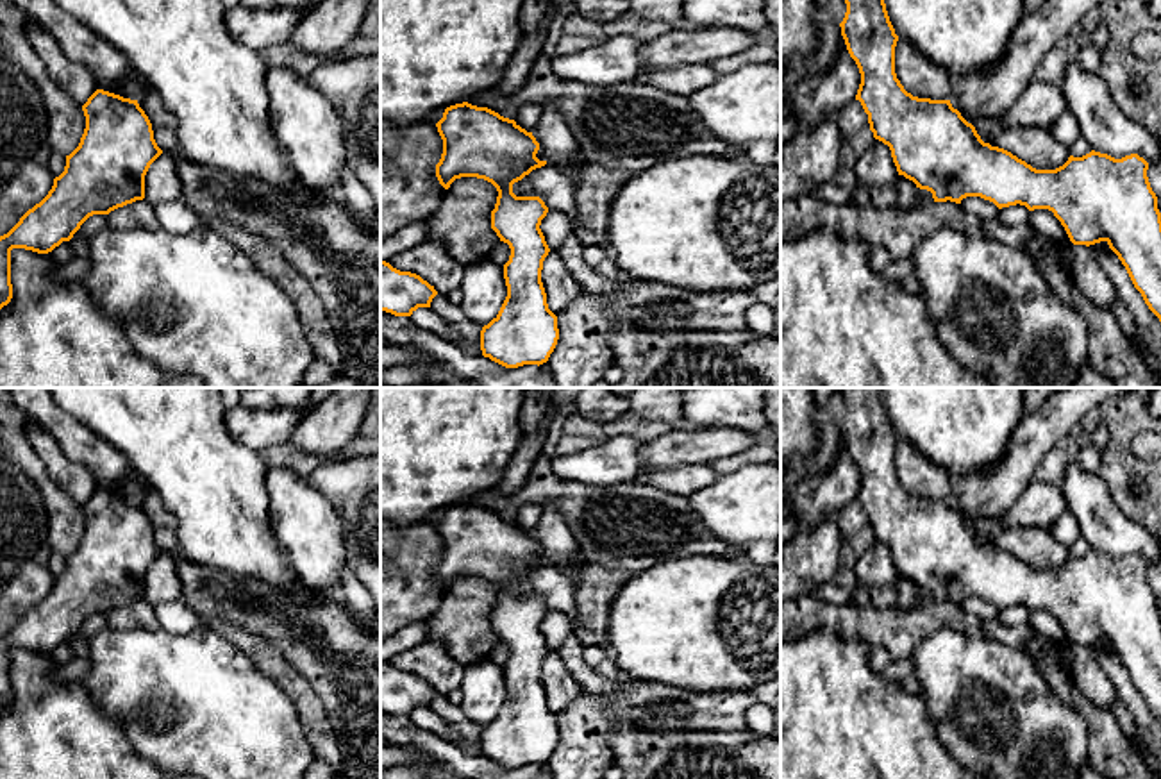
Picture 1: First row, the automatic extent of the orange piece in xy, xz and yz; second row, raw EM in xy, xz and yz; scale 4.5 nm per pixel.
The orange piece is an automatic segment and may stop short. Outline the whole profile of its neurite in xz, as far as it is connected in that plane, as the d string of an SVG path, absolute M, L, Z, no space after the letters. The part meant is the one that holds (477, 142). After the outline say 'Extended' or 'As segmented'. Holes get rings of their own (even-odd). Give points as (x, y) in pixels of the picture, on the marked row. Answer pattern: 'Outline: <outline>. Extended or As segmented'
Outline: M468 102L447 107L436 127L443 139L443 154L436 164L439 184L448 189L461 177L477 177L491 182L498 191L495 209L491 211L491 229L511 248L509 261L504 264L507 297L498 314L480 331L482 356L505 368L539 366L548 361L559 339L557 316L548 309L541 282L543 261L550 248L539 225L548 207L539 197L516 197L513 193L514 182L547 164L547 161L536 157L539 143L532 132L522 129L514 120Z. As segmented

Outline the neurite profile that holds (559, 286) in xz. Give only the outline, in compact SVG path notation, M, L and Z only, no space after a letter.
M554 250L543 261L541 282L547 293L548 309L557 314L564 309L575 297L582 293L580 286L575 282L561 255Z

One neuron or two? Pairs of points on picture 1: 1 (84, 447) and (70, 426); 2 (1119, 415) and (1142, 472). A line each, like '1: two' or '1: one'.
1: one
2: one

